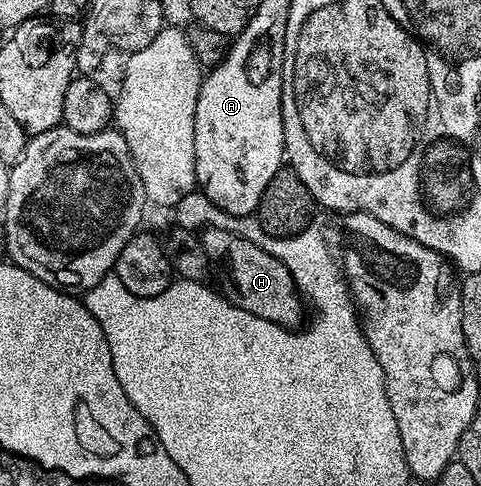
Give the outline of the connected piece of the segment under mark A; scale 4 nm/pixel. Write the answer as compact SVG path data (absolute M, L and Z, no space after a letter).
M248 17L245 28L234 35L227 55L206 71L197 98L197 116L193 124L195 137L195 181L203 189L206 201L232 218L254 215L259 201L273 176L284 165L283 123L283 60L288 45L287 19Z

